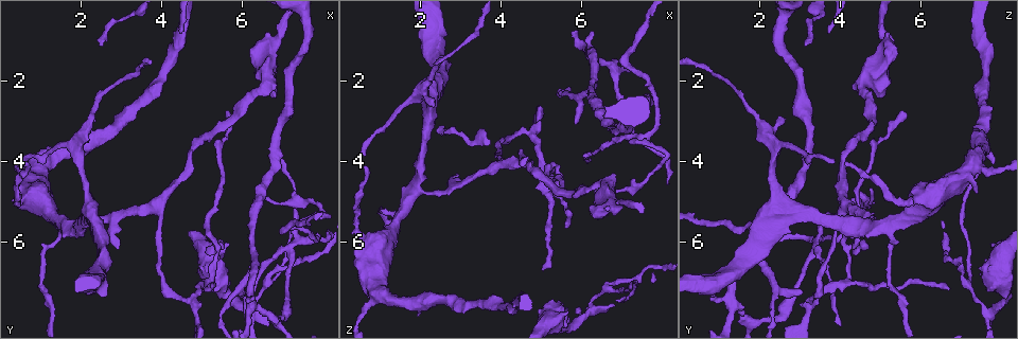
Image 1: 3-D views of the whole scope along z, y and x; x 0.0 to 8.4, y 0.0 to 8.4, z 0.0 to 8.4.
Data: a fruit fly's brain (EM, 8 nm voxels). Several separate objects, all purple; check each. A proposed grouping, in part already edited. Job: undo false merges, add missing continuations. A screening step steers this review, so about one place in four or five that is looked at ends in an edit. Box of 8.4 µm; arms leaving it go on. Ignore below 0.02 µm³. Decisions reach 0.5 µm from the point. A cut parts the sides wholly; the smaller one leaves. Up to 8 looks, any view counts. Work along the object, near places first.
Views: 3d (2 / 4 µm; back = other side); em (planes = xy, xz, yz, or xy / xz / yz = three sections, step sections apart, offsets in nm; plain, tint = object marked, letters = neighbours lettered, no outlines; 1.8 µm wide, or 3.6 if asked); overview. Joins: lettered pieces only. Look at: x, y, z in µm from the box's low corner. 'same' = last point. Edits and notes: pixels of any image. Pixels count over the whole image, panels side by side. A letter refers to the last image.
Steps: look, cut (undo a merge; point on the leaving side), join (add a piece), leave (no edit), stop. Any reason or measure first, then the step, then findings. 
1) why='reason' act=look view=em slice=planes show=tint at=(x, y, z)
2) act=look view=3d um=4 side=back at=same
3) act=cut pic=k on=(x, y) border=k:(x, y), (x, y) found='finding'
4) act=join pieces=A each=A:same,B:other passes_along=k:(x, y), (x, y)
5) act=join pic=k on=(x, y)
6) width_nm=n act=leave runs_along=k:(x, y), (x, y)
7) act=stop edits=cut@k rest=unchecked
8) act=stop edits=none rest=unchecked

why='free end' act=look view=3d um=4 at=(2.35, 2.90, 2.70)

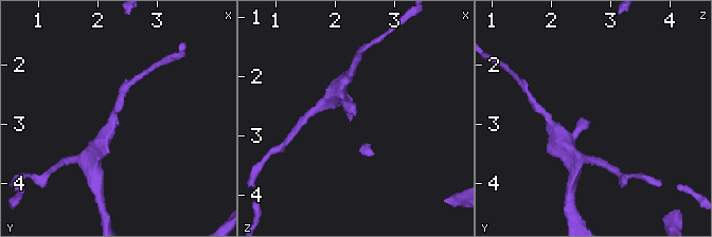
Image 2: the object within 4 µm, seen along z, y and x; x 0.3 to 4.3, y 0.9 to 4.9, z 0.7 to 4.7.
act=look view=em slice=planes show=letters at=(2.30, 2.95, 2.70)

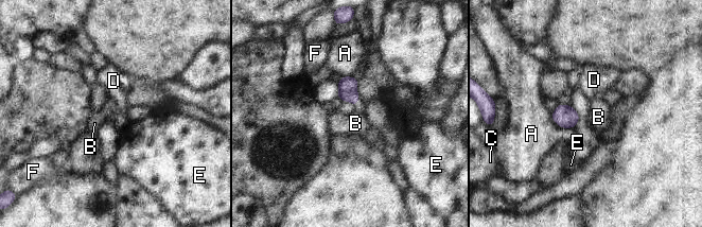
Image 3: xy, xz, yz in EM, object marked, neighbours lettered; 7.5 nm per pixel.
longest_contact=A:200nm act=join pieces=D each=A:other,B:other,C:other,D:same,E:other,F:other found='it goes on there'

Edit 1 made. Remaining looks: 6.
act=look view=overview

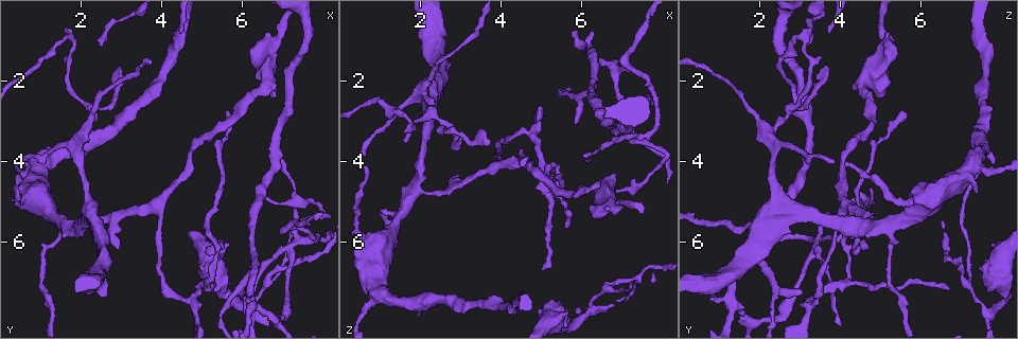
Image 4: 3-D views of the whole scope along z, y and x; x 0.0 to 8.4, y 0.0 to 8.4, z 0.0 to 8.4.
why='four or more arms meet' act=look view=em slice=xz step=4 show=tint at=(2.25, 5.25, 2.45)

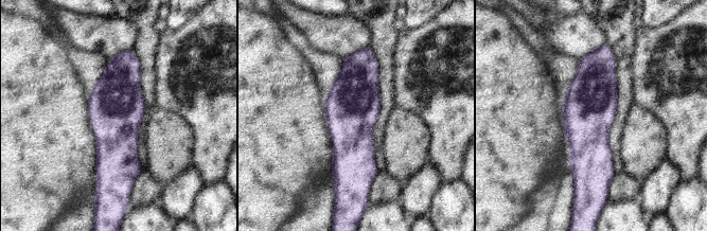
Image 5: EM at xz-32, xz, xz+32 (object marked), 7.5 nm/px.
act=look view=em slice=planes show=letters at=same

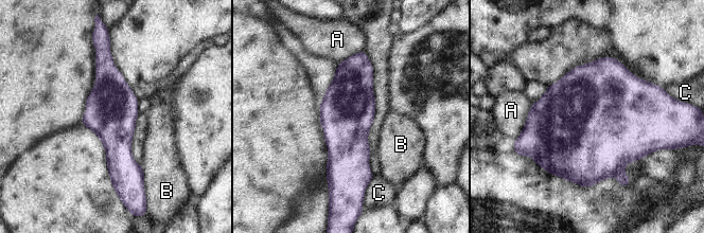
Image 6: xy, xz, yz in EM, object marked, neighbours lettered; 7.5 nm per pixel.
act=leave each=A:other,B:other,C:other border=6:(139, 164), (143, 173), (143, 185) found='all the same cell'

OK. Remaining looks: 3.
act=look view=em slice=xz step=16 show=tint at=(4.75, 7.50, 3.25)

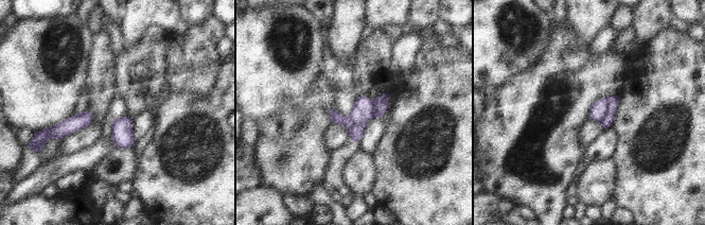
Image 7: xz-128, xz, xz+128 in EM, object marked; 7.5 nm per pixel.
act=look view=em slice=yz step=4 show=tint at=same

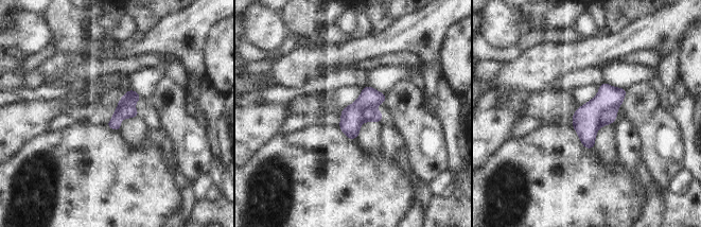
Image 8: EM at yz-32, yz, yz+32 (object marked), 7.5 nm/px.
why='see the neighbours' act=look view=em slice=yz step=4 show=letters at=same

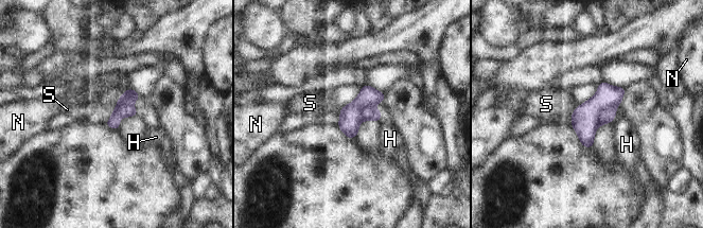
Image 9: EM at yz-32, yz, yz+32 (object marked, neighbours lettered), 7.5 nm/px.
act=cut pic=9 on=(584, 119) each=H:other,N:other,S:other part_leaving=9:(130, 91), (109, 123) found='a second cell is stuck on'

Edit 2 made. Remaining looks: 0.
act=stop edits=join@3,cut@9 rest=unchecked

